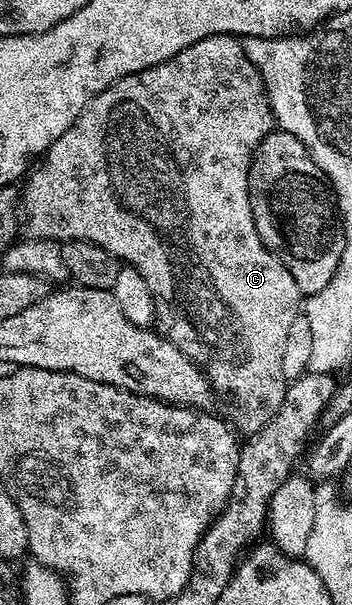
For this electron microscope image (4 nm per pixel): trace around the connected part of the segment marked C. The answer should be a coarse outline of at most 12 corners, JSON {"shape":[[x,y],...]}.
{"shape":[[239,37],[109,84],[20,188],[27,237],[148,282],[238,434],[304,297],[248,174]]}

